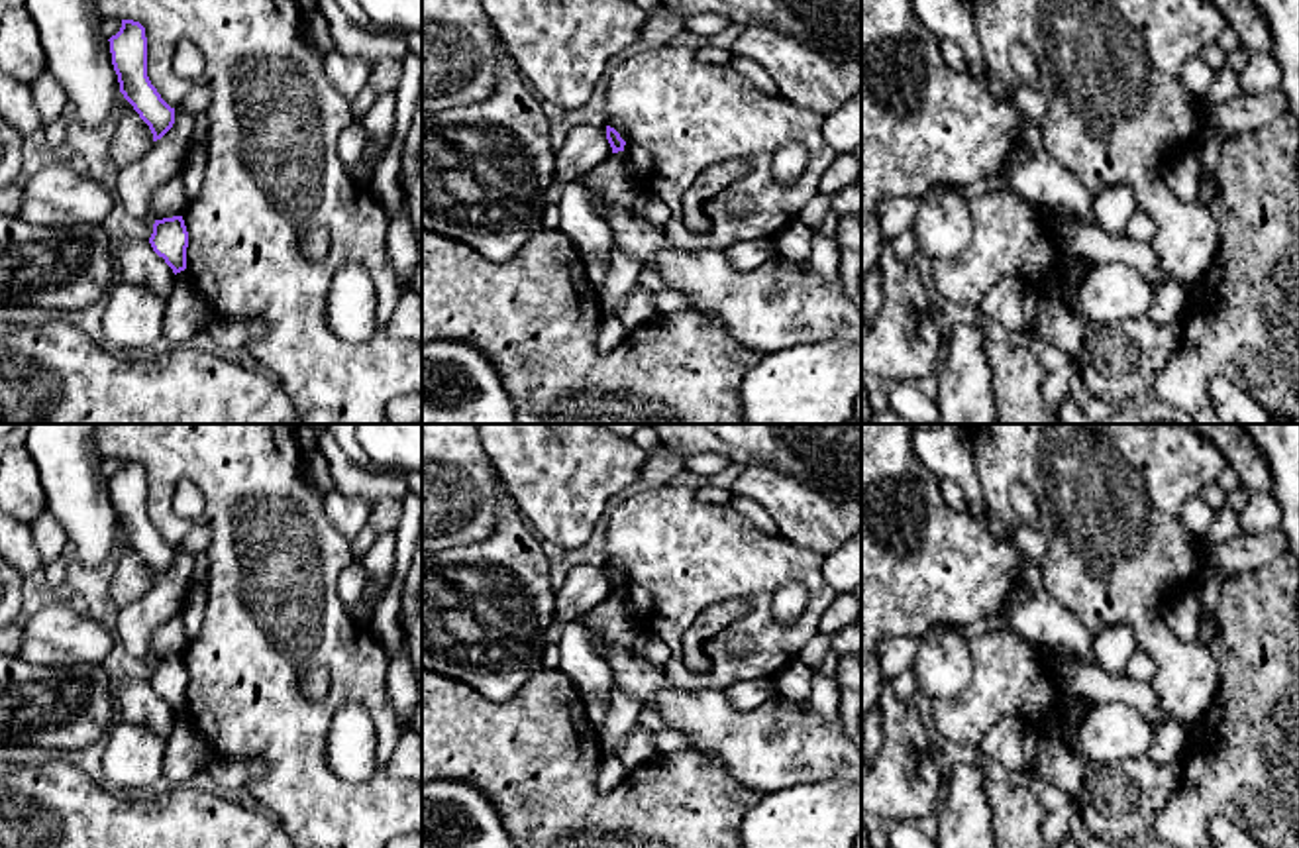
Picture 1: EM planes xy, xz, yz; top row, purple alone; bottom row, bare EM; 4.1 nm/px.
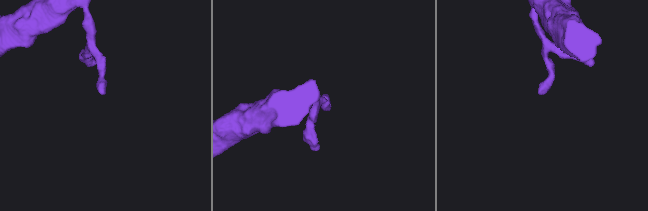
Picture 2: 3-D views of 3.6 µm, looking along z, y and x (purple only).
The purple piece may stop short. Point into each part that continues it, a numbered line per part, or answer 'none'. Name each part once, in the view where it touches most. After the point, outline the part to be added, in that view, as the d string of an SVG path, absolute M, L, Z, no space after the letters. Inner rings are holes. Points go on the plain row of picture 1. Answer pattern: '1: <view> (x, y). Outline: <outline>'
none

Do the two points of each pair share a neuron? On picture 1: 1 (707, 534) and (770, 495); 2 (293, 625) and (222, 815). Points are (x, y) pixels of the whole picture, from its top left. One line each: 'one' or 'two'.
1: two
2: two

